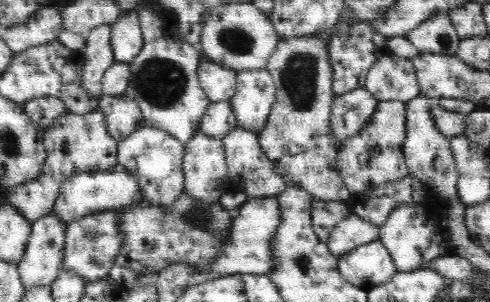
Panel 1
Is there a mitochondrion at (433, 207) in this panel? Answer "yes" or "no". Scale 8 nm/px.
no

